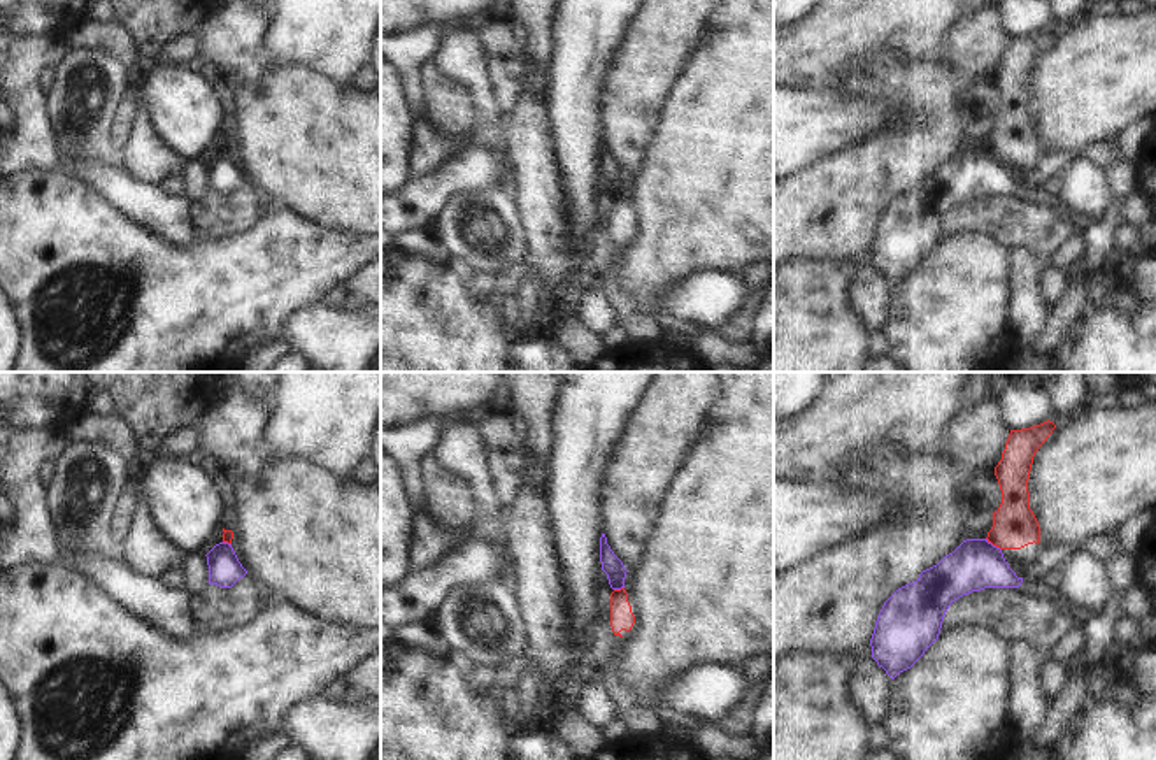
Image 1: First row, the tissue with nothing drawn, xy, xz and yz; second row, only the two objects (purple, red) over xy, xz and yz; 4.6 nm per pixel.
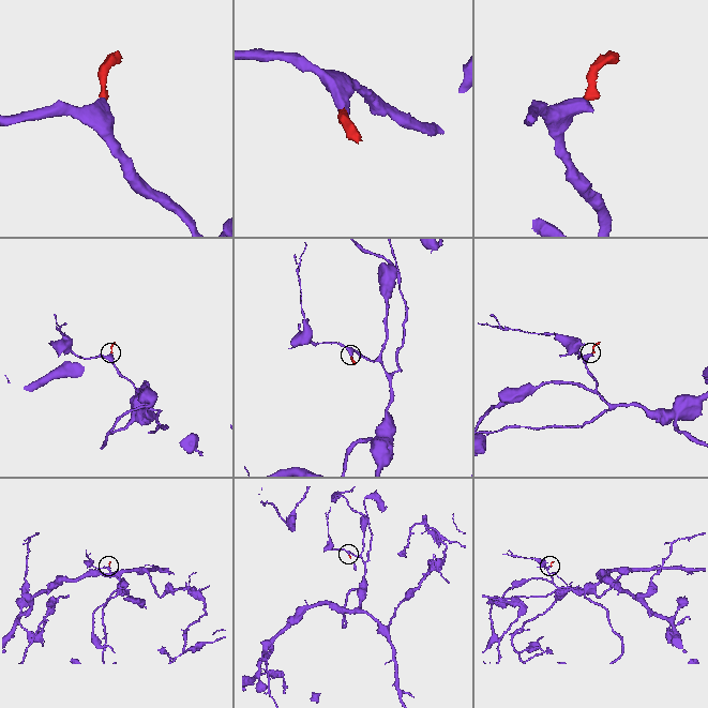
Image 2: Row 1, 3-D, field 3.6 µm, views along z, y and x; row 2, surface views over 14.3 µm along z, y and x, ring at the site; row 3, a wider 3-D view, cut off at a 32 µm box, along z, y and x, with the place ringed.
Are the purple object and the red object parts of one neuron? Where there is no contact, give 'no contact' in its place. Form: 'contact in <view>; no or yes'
contact in yz; no

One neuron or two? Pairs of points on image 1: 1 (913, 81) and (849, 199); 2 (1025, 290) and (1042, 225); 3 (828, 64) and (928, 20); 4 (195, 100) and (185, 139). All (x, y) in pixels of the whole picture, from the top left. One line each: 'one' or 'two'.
1: one
2: two
3: one
4: one

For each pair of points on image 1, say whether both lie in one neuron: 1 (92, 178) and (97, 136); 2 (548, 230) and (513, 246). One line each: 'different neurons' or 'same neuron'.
1: different neurons
2: different neurons

